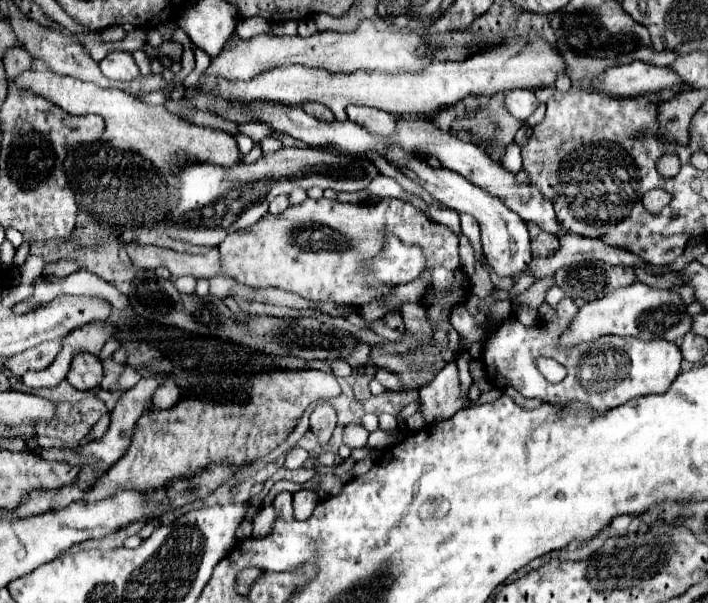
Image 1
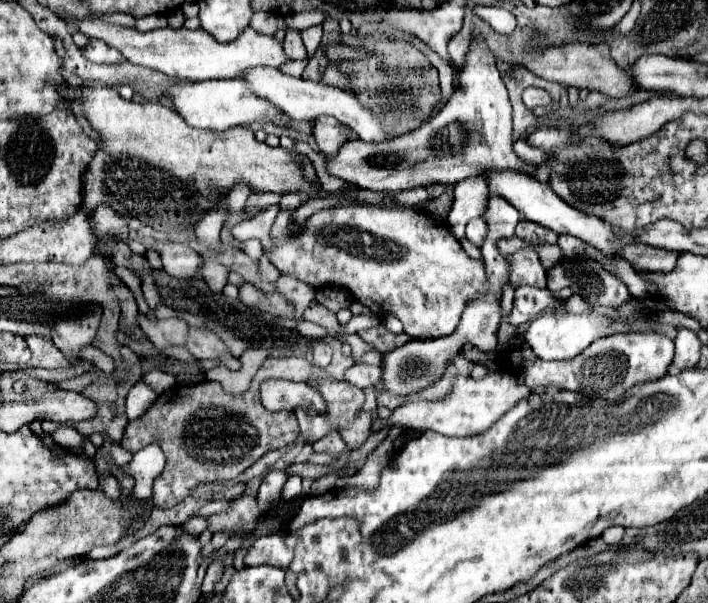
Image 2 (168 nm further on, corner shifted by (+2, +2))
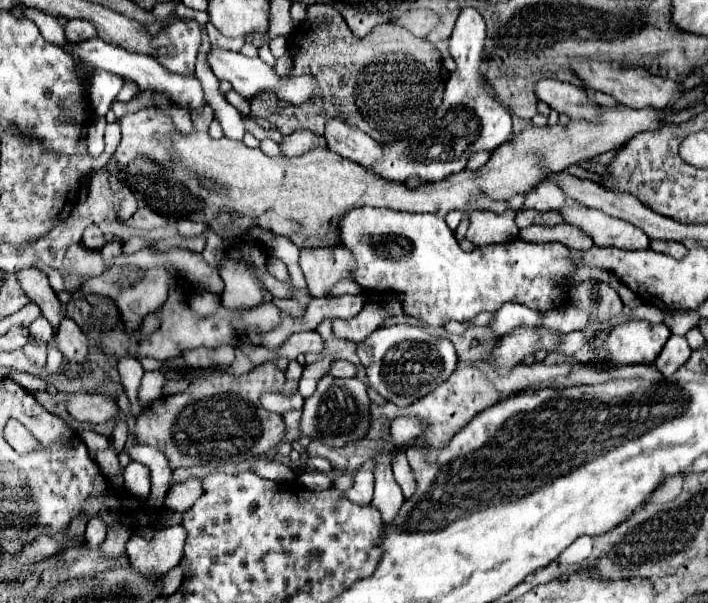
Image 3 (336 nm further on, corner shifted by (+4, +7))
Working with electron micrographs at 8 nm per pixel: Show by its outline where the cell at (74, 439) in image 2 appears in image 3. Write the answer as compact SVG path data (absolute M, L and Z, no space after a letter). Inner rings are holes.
M80 430L78 436L82 438L82 442L88 446L88 450L90 450L92 454L98 452L98 450L102 450L102 448L108 448L108 446L110 446L110 442L106 440L106 436L100 436L100 434L92 432L92 430Z

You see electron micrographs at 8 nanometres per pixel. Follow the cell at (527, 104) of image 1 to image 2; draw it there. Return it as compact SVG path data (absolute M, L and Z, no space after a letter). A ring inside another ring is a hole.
M528 87L526 91L524 91L524 95L522 95L522 99L524 99L524 105L528 107L528 109L536 109L536 107L546 107L546 105L552 105L554 103L554 99L544 91L544 89L540 89L540 87Z

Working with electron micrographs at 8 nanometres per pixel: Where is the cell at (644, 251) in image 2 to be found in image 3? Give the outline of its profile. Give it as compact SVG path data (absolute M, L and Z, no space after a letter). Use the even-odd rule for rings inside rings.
M650 240L650 250L672 256L672 258L682 258L686 254L686 246L674 240Z

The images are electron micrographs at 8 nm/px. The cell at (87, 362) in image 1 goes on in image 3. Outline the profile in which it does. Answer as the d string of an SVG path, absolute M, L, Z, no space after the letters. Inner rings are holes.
M26 268L18 272L18 278L22 284L22 290L32 298L32 302L40 306L44 318L54 328L58 328L64 318L64 312L62 312L60 300L56 298L56 292L48 284L48 276L38 268Z

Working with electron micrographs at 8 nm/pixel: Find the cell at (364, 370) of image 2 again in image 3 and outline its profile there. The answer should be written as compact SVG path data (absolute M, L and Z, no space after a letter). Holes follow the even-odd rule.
M334 360L330 366L330 374L336 378L354 378L356 376L356 366L348 360Z

